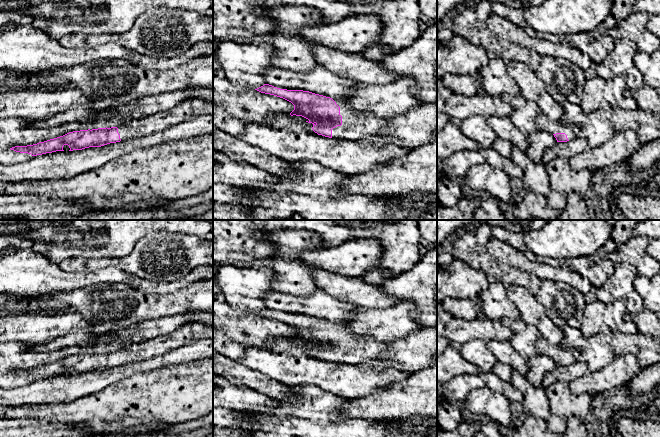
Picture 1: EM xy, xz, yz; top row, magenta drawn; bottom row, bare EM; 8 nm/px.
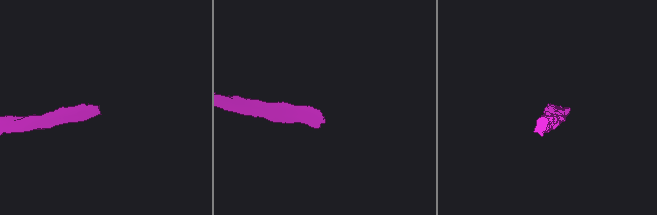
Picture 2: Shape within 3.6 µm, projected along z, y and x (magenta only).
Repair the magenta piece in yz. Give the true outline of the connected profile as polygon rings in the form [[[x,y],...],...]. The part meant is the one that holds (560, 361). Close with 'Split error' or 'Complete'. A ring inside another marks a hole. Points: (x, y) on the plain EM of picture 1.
[[[542,337],[538,339],[537,351],[539,355],[547,355],[553,358],[557,366],[567,366],[581,358],[577,348],[563,349],[561,346],[548,343]]]. Split error

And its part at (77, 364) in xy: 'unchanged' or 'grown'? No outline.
grown

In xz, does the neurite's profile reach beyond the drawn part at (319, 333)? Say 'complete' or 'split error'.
split error

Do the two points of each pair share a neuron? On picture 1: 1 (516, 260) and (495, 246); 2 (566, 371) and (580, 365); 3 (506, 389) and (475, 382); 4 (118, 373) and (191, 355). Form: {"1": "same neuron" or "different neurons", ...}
{"1": "same neuron", "2": "same neuron", "3": "same neuron", "4": "same neuron"}

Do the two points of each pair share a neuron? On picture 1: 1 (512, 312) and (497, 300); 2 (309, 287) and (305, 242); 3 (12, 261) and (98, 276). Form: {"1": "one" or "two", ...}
{"1": "one", "2": "one", "3": "one"}

